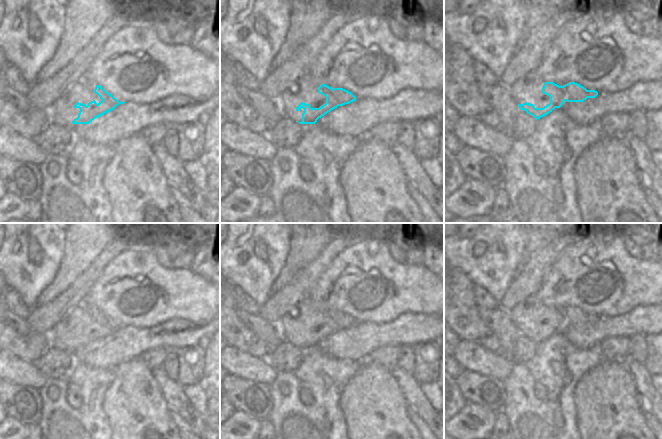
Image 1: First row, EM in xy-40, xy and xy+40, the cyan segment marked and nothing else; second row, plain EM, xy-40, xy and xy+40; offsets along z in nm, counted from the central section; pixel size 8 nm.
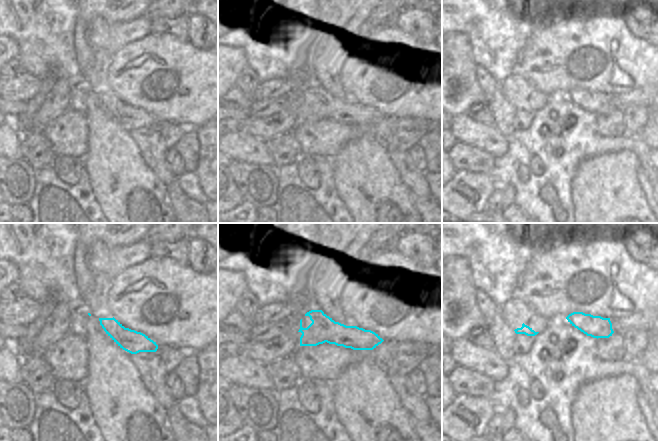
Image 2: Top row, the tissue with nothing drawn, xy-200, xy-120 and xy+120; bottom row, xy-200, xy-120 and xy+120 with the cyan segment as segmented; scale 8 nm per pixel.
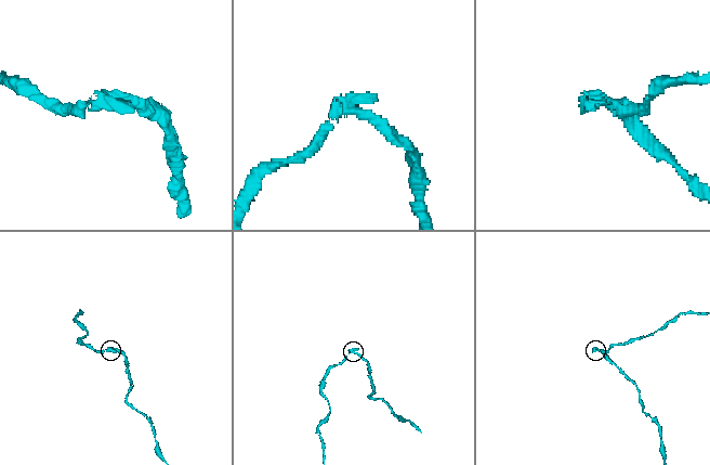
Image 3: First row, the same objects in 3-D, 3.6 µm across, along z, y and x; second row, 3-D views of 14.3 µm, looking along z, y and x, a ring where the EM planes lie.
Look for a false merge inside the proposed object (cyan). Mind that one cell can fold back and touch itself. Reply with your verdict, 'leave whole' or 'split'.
split

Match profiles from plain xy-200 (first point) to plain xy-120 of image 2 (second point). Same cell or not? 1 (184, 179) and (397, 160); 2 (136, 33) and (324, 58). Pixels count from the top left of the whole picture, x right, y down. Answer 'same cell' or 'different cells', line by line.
1: same cell
2: different cells

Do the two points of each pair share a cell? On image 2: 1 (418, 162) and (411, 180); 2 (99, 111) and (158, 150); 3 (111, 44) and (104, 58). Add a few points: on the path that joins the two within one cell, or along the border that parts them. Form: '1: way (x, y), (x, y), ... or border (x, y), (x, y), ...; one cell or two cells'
1: border (414, 169), (425, 174); two cells
2: border (131, 130), (131, 136), (142, 153); two cells
3: way (108, 47), (104, 51), (104, 55); one cell

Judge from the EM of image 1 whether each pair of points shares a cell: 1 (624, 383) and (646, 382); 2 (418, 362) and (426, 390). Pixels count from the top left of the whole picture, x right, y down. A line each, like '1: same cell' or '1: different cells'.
1: different cells
2: different cells

